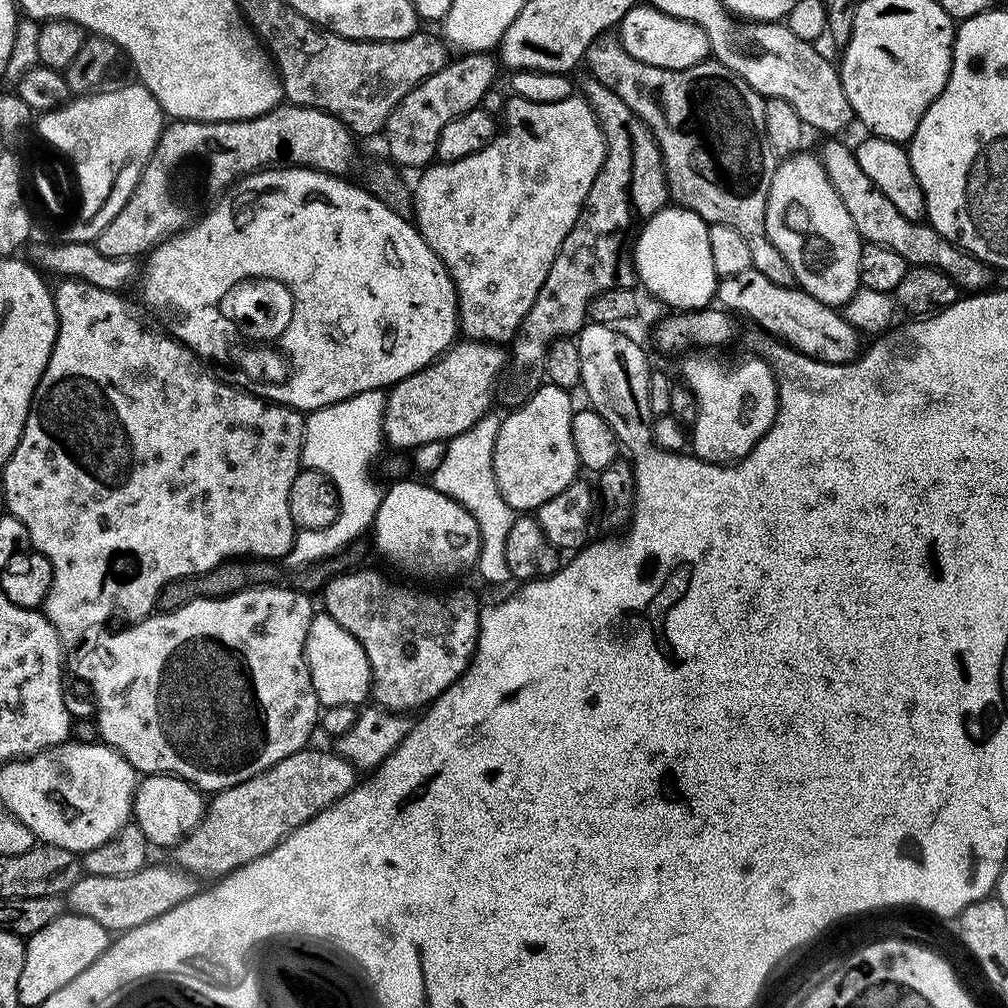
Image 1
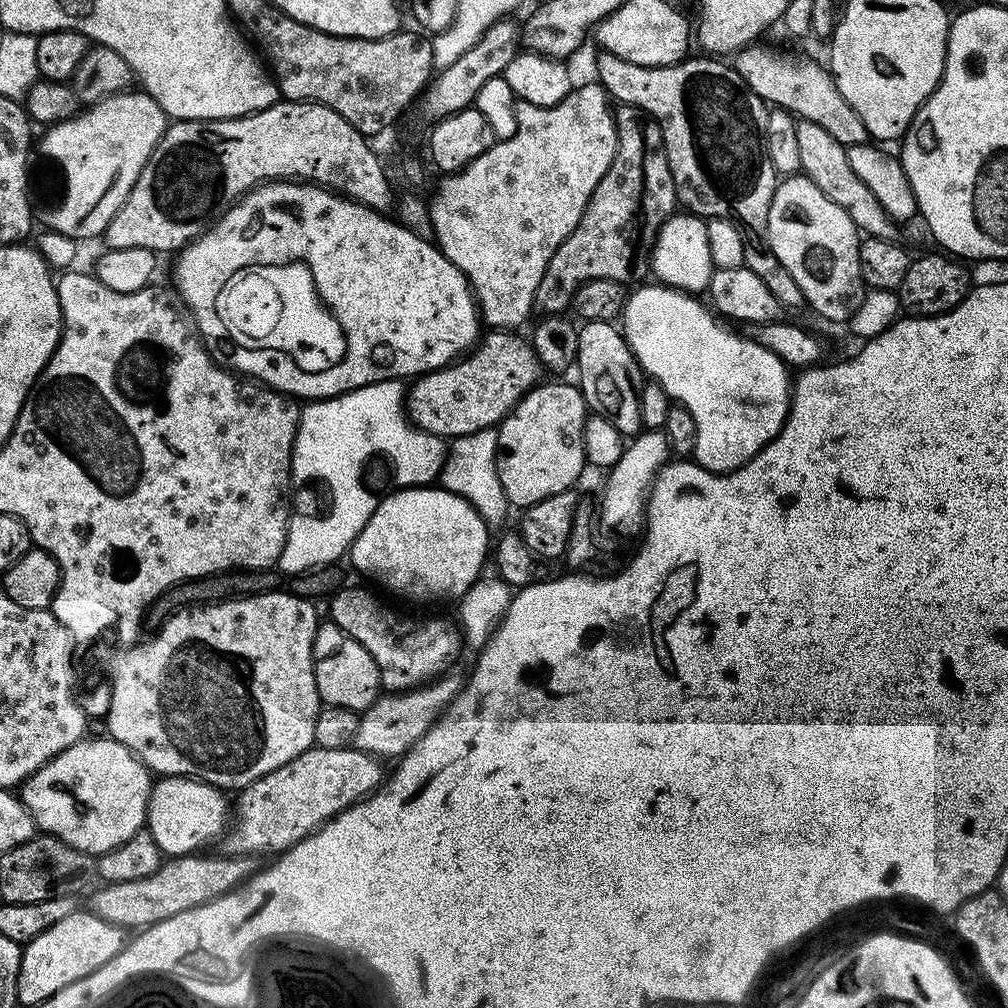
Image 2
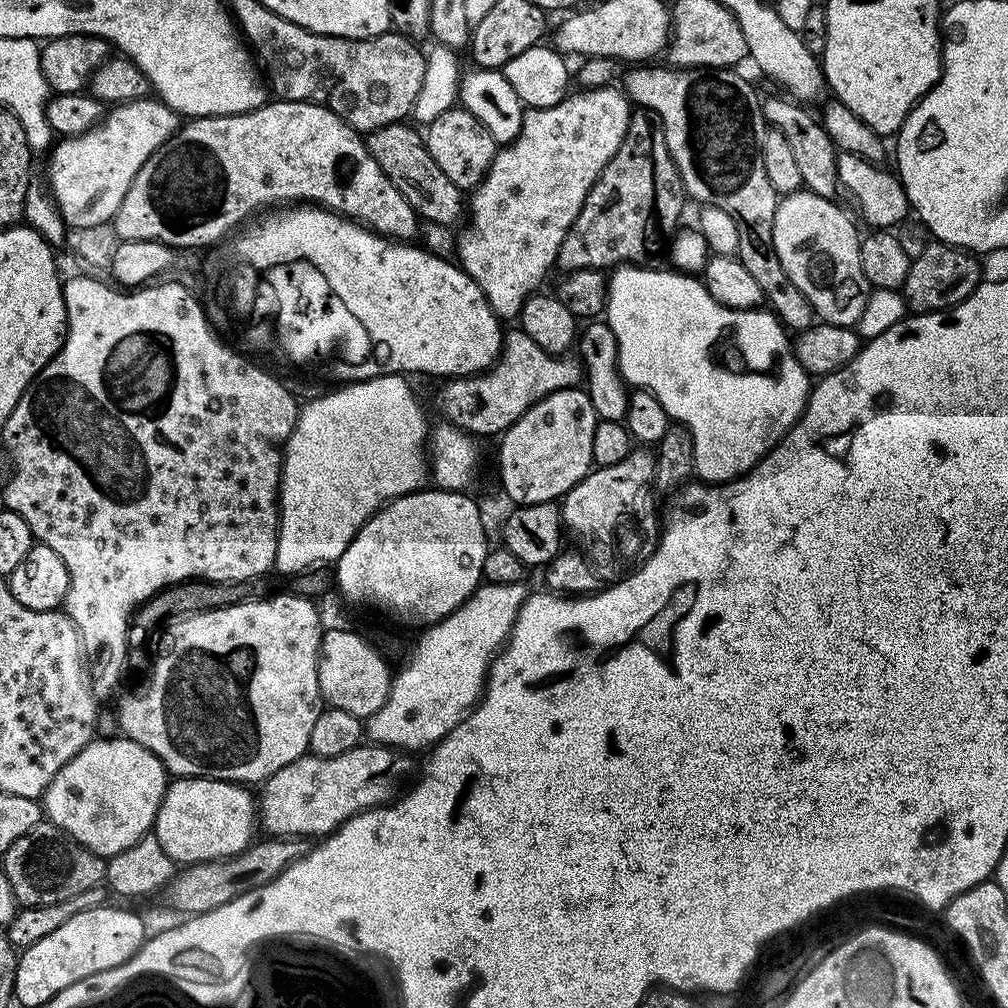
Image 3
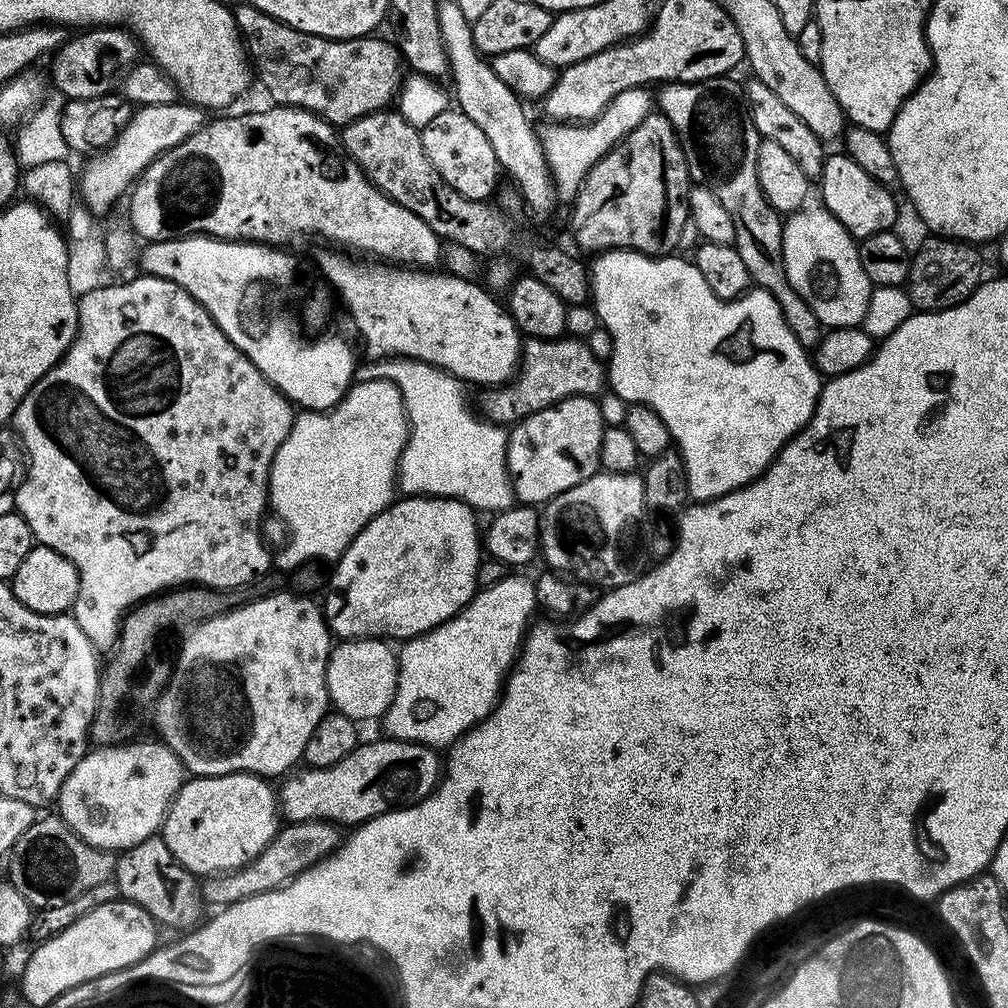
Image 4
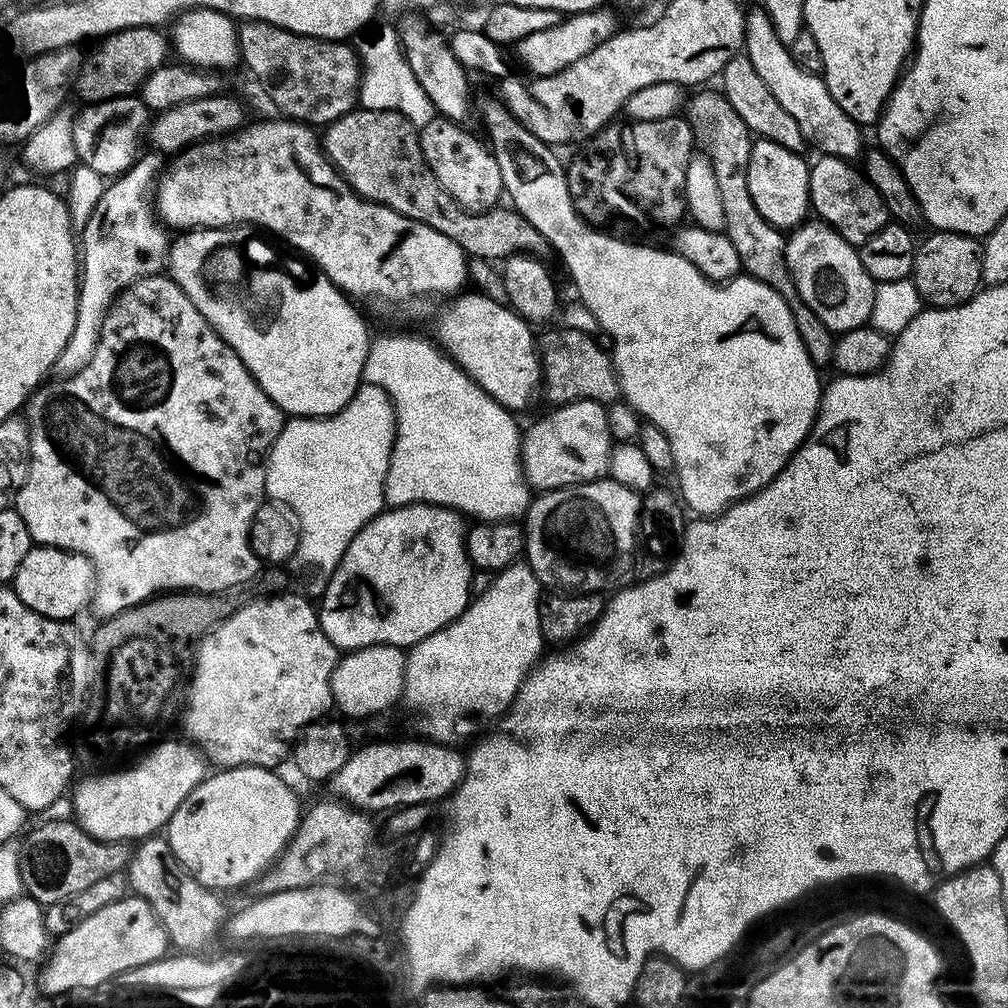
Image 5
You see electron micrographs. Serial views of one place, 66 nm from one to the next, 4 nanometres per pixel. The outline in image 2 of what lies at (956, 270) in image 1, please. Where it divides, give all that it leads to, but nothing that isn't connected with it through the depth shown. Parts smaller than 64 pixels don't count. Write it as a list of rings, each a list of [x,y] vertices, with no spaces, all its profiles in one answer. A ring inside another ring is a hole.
[[[797,119],[796,129],[798,130],[800,172],[808,176],[810,182],[814,182],[814,186],[818,186],[818,190],[822,190],[822,194],[826,194],[826,198],[830,198],[830,202],[842,206],[842,210],[846,210],[846,214],[850,214],[856,229],[865,237],[895,241],[897,239],[897,221],[892,220],[886,214],[886,210],[882,210],[882,206],[874,198],[874,194],[870,194],[866,184],[854,174],[854,170],[850,170],[847,147],[839,144],[834,138],[830,138],[830,134],[826,134],[826,130],[822,130],[822,126],[809,120]]]

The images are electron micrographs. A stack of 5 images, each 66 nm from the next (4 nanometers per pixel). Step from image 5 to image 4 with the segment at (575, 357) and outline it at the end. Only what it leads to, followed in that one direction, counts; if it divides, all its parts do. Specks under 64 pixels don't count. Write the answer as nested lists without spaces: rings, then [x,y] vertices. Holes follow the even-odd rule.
[[[565,334],[554,340],[543,340],[537,336],[527,337],[522,344],[520,366],[515,376],[506,384],[489,387],[480,396],[479,415],[493,424],[511,426],[518,420],[525,420],[530,414],[538,410],[546,410],[558,402],[571,396],[599,397],[606,388],[606,364],[597,353],[590,350],[590,346],[583,339],[573,338]]]

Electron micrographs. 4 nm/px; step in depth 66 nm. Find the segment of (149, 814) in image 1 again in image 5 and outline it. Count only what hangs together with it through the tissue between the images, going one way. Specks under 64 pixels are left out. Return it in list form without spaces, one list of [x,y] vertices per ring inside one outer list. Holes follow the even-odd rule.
[[[253,764],[245,768],[216,770],[174,810],[166,825],[166,838],[178,854],[178,862],[204,888],[240,888],[251,885],[252,881],[267,872],[268,867],[280,857],[280,851],[300,826],[302,807],[296,801],[292,788],[271,768],[256,768]]]

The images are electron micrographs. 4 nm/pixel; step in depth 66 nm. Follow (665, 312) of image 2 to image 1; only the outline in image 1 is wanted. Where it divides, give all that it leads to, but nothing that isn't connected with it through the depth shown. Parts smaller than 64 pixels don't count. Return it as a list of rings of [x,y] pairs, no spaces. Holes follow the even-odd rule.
[[[704,355],[686,359],[682,364],[683,383],[695,391],[701,407],[700,415],[690,428],[690,448],[697,460],[705,460],[708,464],[727,464],[739,462],[751,452],[752,447],[770,430],[776,417],[776,408],[780,404],[780,395],[776,389],[775,374],[771,365],[763,358],[744,360],[729,371],[721,362]]]

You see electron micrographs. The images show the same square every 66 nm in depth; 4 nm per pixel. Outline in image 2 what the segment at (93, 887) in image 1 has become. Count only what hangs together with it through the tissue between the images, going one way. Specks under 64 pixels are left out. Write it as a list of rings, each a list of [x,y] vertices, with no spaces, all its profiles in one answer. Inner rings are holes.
[[[189,854],[168,858],[161,863],[160,868],[154,873],[141,880],[134,882],[118,882],[117,884],[105,883],[93,898],[91,907],[97,916],[101,916],[106,922],[116,924],[125,930],[143,930],[149,924],[157,924],[174,914],[182,914],[186,910],[196,908],[199,904],[209,904],[211,900],[217,900],[227,892],[233,891],[241,882],[247,881],[253,875],[254,867],[247,855],[240,854],[228,856],[200,856],[204,854]]]

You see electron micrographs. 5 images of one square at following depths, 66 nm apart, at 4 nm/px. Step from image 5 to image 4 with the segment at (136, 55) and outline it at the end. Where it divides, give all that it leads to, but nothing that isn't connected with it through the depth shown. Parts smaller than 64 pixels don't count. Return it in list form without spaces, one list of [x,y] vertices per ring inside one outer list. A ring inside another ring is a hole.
[[[93,26],[81,34],[71,35],[56,49],[51,57],[52,84],[65,101],[107,96],[115,84],[117,87],[121,73],[137,63],[139,56],[136,55],[141,52],[141,45],[131,31],[119,26]]]

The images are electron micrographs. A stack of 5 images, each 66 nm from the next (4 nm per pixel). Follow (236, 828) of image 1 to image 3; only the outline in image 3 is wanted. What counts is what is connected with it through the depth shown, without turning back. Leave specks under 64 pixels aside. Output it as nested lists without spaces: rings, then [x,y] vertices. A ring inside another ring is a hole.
[[[372,742],[334,758],[311,754],[299,756],[297,760],[282,766],[282,770],[269,776],[259,789],[258,816],[262,821],[263,831],[265,828],[268,831],[265,833],[272,838],[309,838],[312,835],[316,835],[316,838],[327,837],[351,816],[367,812],[369,808],[387,805],[393,798],[399,797],[402,789],[409,783],[408,775],[412,772],[412,760],[408,756],[411,755],[407,751],[377,746]]]

